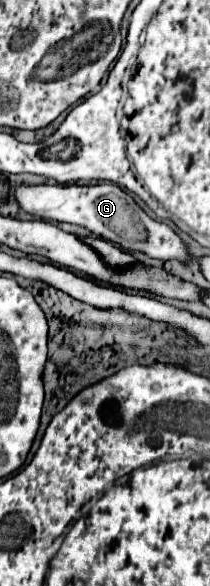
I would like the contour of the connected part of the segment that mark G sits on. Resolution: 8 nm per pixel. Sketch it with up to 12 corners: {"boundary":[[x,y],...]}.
{"boundary":[[18,186],[34,218],[190,264],[186,242],[120,186]]}

